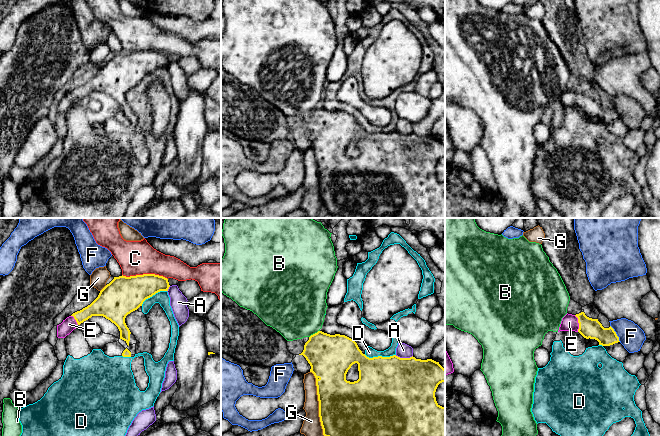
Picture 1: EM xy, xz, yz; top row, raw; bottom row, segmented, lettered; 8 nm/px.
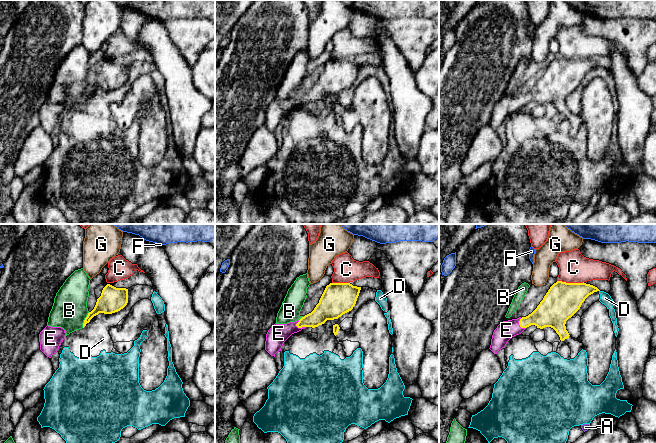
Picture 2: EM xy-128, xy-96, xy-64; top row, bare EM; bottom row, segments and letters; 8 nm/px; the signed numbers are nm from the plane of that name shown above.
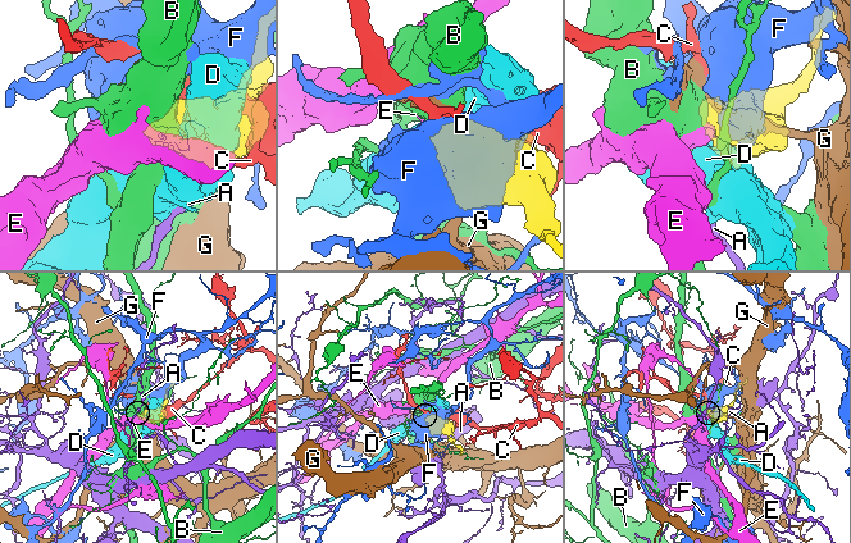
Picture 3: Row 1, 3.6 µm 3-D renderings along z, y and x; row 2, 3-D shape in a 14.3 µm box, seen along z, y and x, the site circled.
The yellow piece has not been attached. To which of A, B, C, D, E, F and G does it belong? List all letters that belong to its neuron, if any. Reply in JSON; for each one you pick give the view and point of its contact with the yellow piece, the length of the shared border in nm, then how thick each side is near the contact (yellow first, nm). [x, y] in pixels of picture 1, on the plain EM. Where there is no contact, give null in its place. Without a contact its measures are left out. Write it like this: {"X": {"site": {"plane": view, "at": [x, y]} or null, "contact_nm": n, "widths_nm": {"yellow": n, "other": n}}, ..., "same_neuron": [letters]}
{"E": {"site": {"plane": "yz", "at": [578, 98]}, "contact_nm": 140, "widths_nm": {"yellow": 160, "other": 130}}, "same_neuron": ["E"]}

